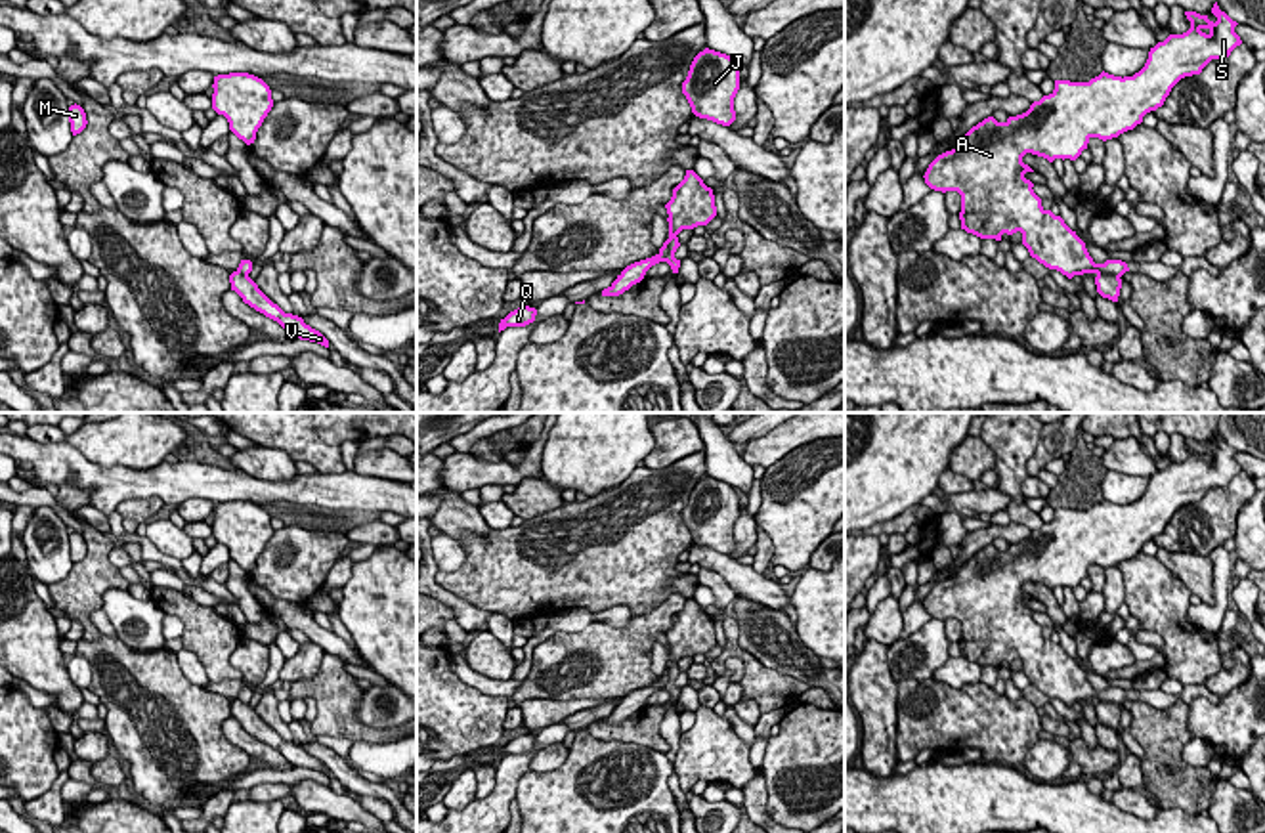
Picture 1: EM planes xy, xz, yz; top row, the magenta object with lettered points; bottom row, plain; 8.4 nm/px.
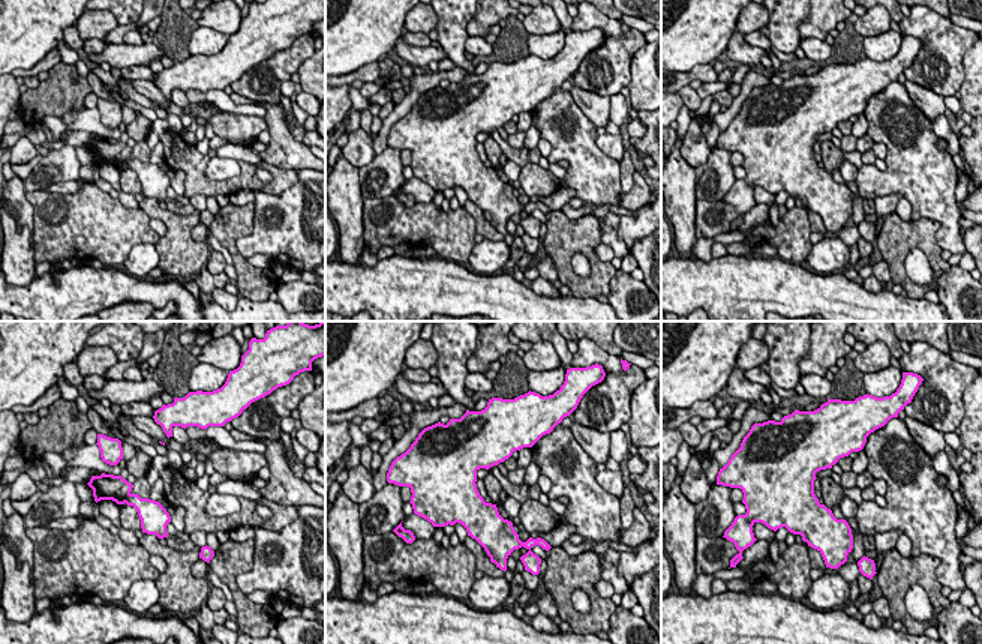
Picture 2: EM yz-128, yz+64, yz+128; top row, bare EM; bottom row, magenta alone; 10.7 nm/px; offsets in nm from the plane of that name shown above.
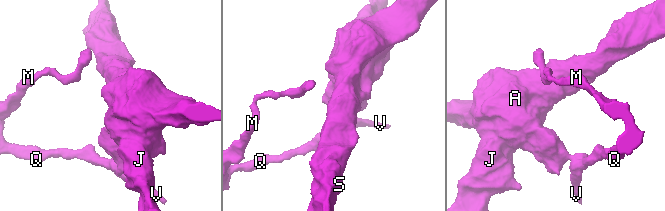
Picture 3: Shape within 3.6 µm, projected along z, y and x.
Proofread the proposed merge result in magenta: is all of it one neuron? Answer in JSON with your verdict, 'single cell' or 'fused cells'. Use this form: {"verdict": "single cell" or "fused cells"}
{"verdict": "fused cells"}

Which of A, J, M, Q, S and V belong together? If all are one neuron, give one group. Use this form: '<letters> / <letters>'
A J S / M Q V

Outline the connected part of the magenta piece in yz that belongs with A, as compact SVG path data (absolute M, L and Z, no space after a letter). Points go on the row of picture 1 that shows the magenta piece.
M1217 2L1211 8L1217 21L1196 11L1185 11L1190 29L1183 34L1169 34L1148 52L1145 67L1133 76L1114 76L1101 73L1089 82L1055 80L1055 90L1034 101L1022 115L997 122L994 117L984 118L957 139L952 151L938 155L925 172L925 183L934 191L957 191L961 195L961 229L980 239L1001 241L1001 235L1022 233L1022 245L1030 256L1049 269L1057 269L1068 279L1083 273L1114 273L1129 271L1122 260L1106 260L1095 264L1085 243L1072 231L1061 216L1041 206L1041 199L1034 193L1034 183L1024 178L1034 172L1022 162L1026 153L1038 155L1053 162L1055 159L1076 160L1091 138L1103 141L1118 138L1143 122L1143 117L1164 105L1171 88L1185 76L1200 75L1211 59L1225 59L1242 44L1234 32L1238 25Z

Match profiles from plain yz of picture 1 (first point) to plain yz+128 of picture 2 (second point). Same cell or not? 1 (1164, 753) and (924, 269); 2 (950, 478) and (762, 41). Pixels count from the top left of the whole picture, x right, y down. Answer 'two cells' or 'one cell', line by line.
1: two cells
2: one cell

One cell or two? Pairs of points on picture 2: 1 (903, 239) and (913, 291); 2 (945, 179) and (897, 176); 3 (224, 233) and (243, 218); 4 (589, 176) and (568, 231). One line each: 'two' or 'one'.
1: one
2: one
3: one
4: two

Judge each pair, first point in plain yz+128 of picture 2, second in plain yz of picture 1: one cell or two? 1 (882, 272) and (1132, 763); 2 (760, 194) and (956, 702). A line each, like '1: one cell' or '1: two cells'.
1: one cell
2: two cells

